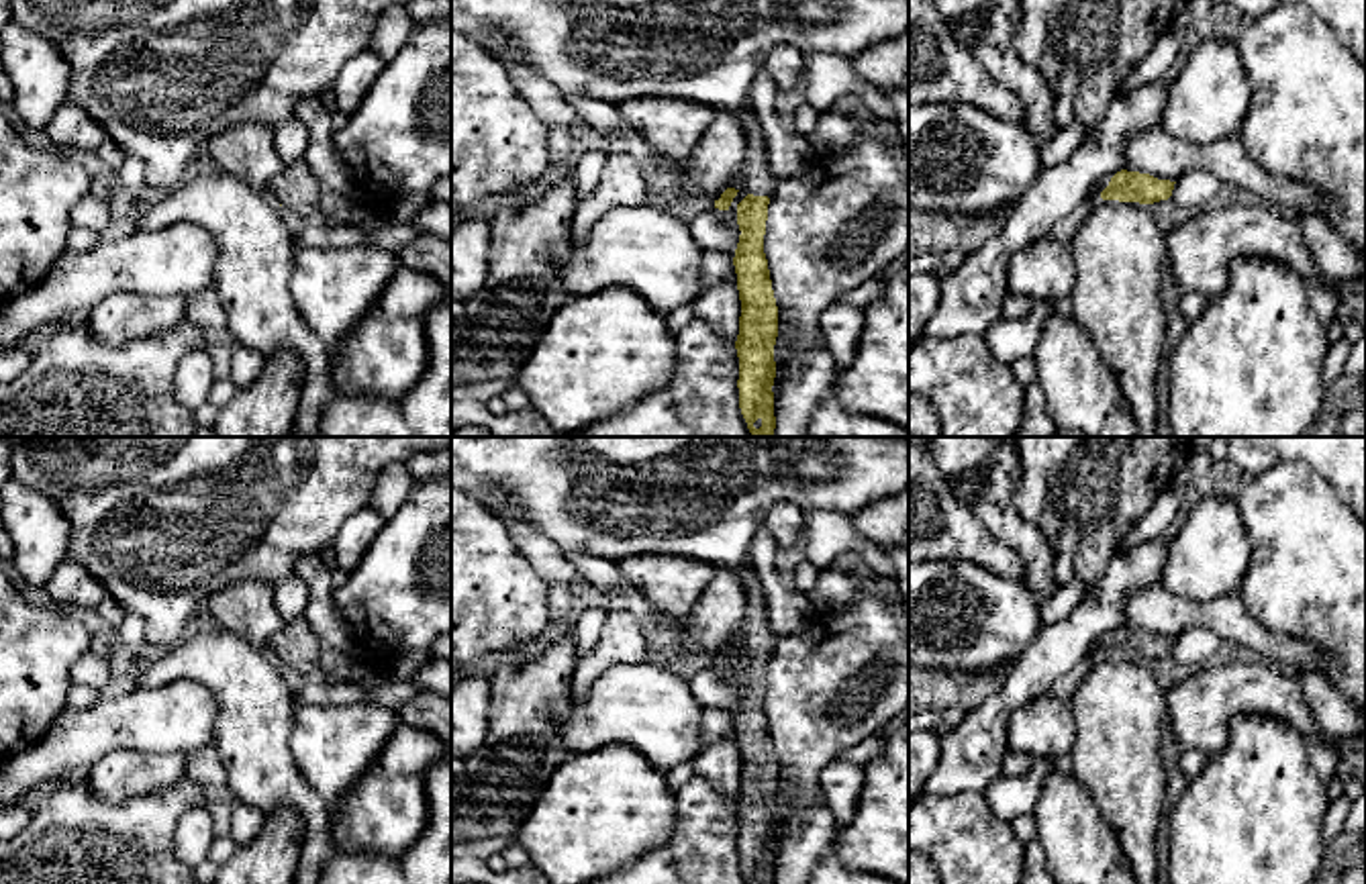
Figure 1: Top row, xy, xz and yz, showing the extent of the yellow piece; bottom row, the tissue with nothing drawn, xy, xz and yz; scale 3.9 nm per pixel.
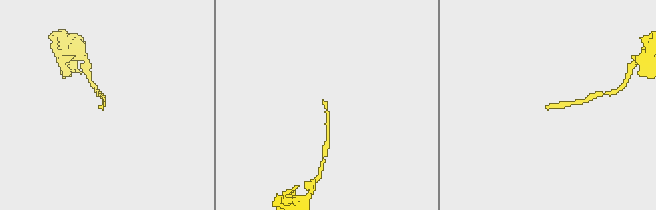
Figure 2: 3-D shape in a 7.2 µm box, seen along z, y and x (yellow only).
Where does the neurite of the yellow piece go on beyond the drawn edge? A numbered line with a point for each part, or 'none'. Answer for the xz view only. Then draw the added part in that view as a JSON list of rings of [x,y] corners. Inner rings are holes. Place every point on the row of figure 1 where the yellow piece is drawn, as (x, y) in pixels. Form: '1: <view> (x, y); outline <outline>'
1: xz (756, 176); outline [[[749,102],[743,106],[743,112],[743,135],[753,153],[747,157],[743,167],[733,176],[731,188],[745,188],[747,194],[772,198],[780,180],[772,176],[766,157],[760,153],[764,133],[758,114],[749,106]]]

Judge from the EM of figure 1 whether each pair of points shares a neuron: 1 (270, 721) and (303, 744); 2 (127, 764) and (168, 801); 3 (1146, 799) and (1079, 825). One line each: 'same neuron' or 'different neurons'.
1: different neurons
2: different neurons
3: different neurons

